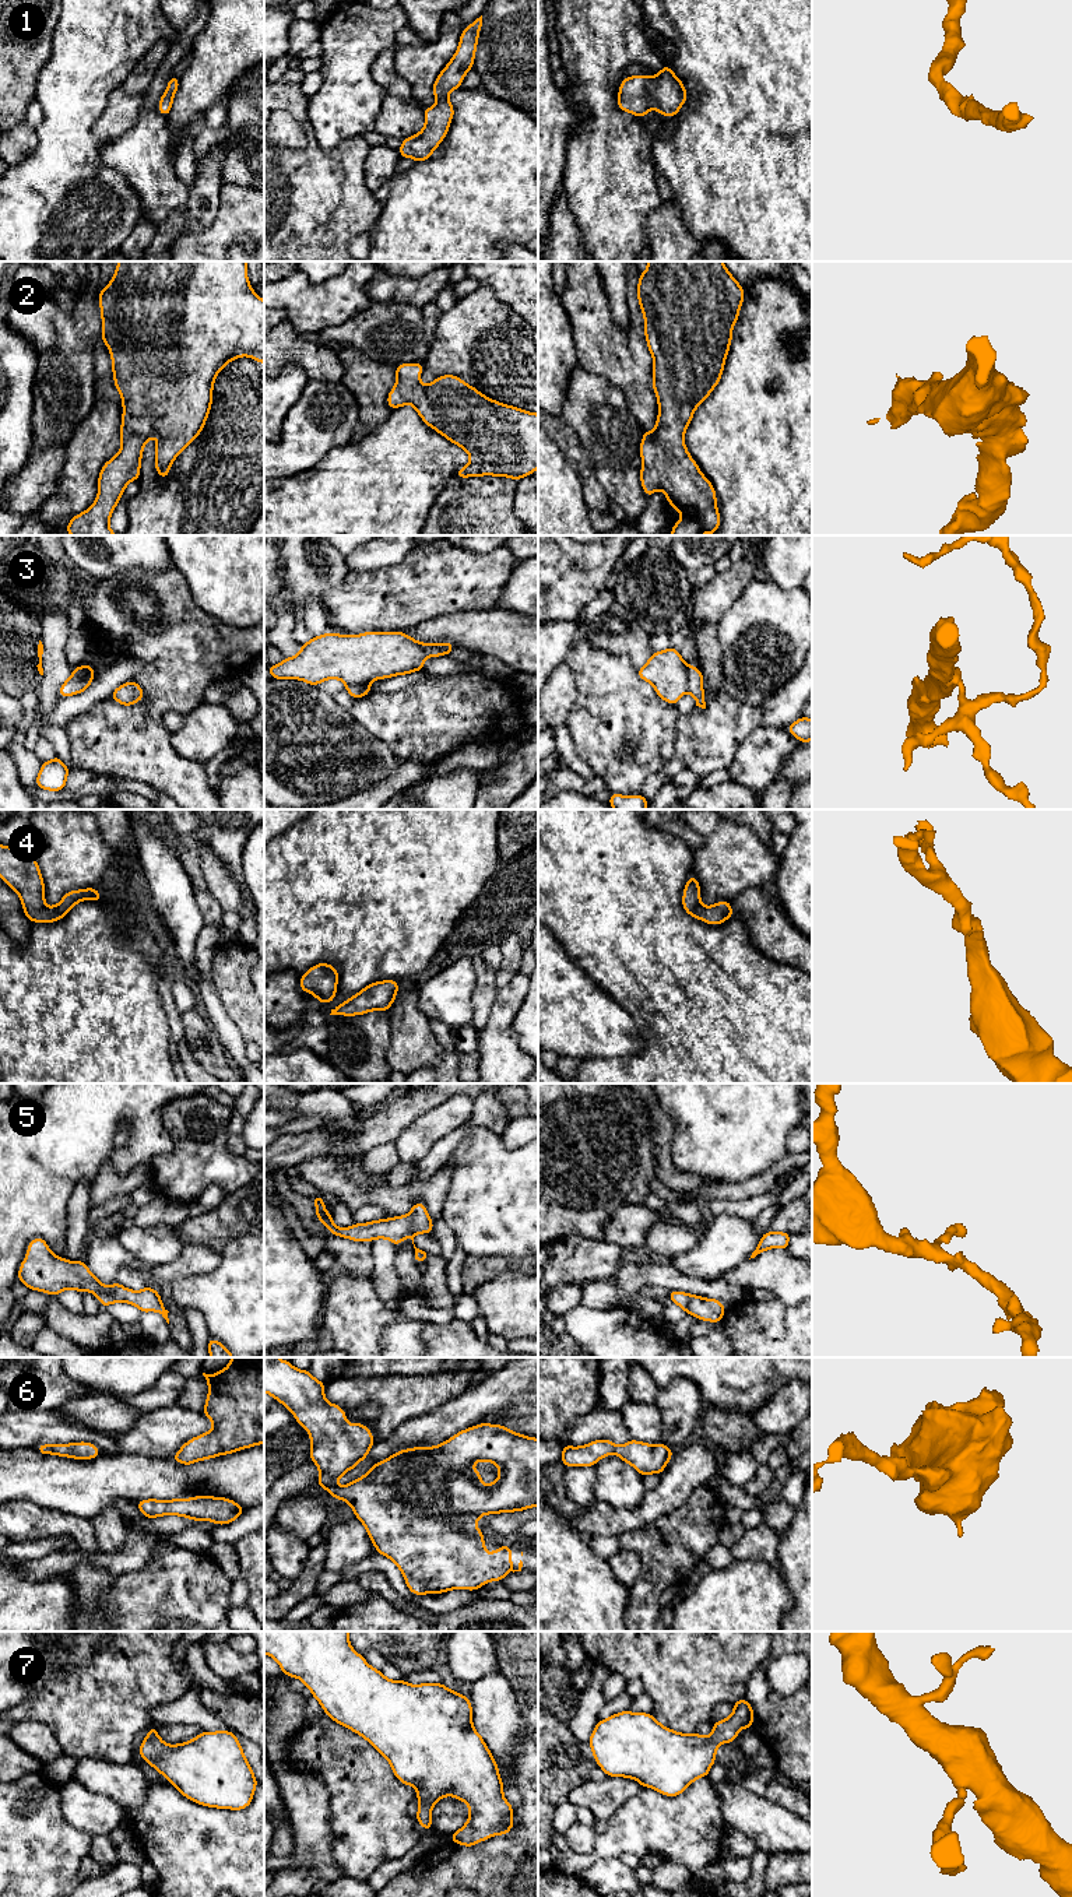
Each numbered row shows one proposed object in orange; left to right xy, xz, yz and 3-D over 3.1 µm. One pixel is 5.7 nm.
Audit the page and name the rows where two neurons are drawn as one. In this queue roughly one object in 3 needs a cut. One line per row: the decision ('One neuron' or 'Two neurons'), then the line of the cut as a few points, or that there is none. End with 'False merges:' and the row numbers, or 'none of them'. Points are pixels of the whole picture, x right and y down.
1: One neuron. No split
2: One neuron. No split
3: Two neurons. Split along yz (686, 666), (688, 691)
4: One neuron. No split
5: One neuron. No split
6: One neuron. No split
7: One neuron. No split
False merges: 3

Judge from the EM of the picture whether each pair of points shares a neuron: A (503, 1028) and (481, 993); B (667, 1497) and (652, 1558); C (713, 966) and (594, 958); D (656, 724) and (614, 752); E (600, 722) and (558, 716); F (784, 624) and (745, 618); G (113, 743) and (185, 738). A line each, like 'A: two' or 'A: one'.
A: two
B: two
C: one
D: one
E: two
F: one
G: two

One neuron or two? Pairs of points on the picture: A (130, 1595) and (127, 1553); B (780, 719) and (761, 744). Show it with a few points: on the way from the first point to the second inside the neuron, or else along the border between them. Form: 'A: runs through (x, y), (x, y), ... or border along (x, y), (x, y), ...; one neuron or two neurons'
A: border along (148, 1560), (141, 1567), (125, 1571), (116, 1577); two neurons
B: border along (762, 724), (784, 729); two neurons

